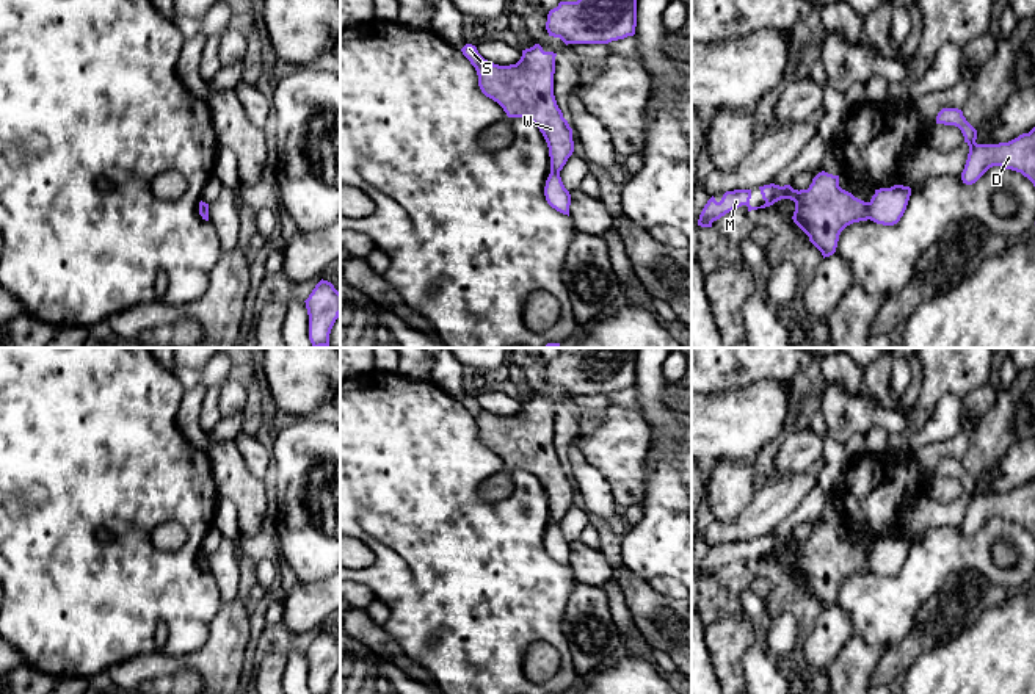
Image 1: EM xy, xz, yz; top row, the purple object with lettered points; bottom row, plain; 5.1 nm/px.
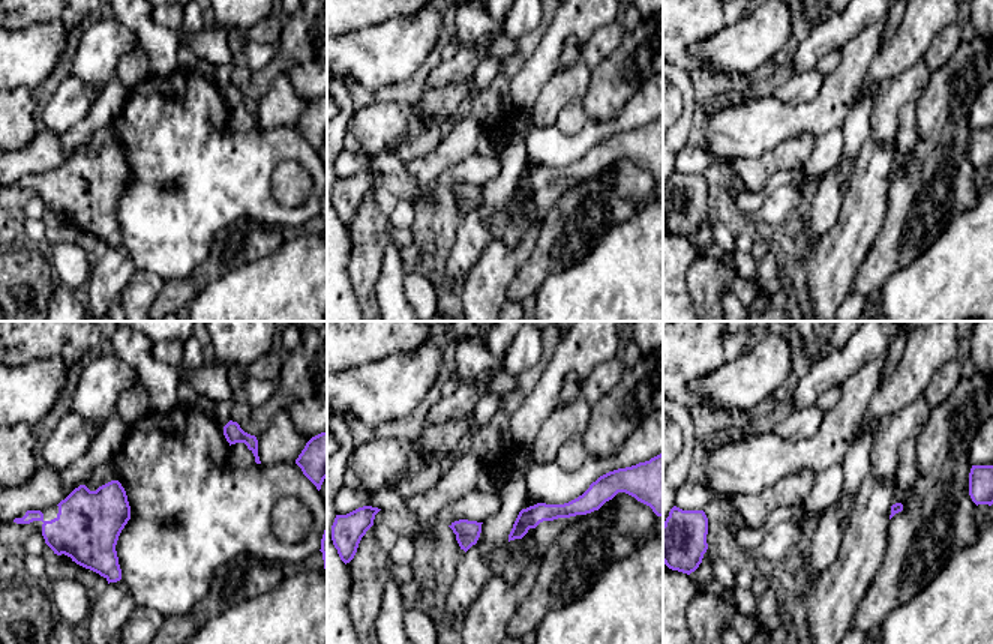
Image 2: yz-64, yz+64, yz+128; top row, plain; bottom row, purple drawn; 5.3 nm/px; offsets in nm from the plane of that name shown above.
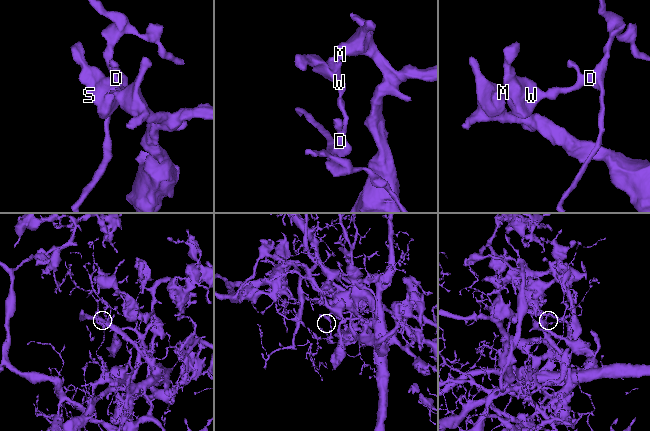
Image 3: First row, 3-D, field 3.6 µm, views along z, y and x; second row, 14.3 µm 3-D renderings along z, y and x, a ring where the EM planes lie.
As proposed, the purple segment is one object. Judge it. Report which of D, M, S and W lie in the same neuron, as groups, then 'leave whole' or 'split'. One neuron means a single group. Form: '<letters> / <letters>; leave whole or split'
D / M S W; split

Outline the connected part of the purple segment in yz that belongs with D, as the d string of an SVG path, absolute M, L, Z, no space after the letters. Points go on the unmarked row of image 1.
M942 459L936 475L955 476L969 497L968 511L961 523L966 536L975 534L990 519L1000 517L1021 523L1035 537L1035 478L1008 493L977 495L977 481L966 472L958 459Z

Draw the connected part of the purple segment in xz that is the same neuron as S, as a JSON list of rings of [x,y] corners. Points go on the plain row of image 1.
[[[472,395],[461,403],[475,418],[486,448],[497,453],[508,468],[525,468],[539,479],[549,498],[550,523],[560,525],[574,503],[574,492],[554,446],[557,404],[535,395],[522,401],[516,415],[499,417],[485,410]]]

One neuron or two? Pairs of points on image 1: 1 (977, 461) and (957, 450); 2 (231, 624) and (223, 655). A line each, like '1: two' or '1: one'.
1: two
2: one

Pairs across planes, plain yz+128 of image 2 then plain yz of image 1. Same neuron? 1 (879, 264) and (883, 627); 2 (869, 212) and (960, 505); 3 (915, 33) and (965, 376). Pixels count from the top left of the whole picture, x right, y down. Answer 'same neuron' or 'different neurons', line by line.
1: different neurons
2: different neurons
3: same neuron

